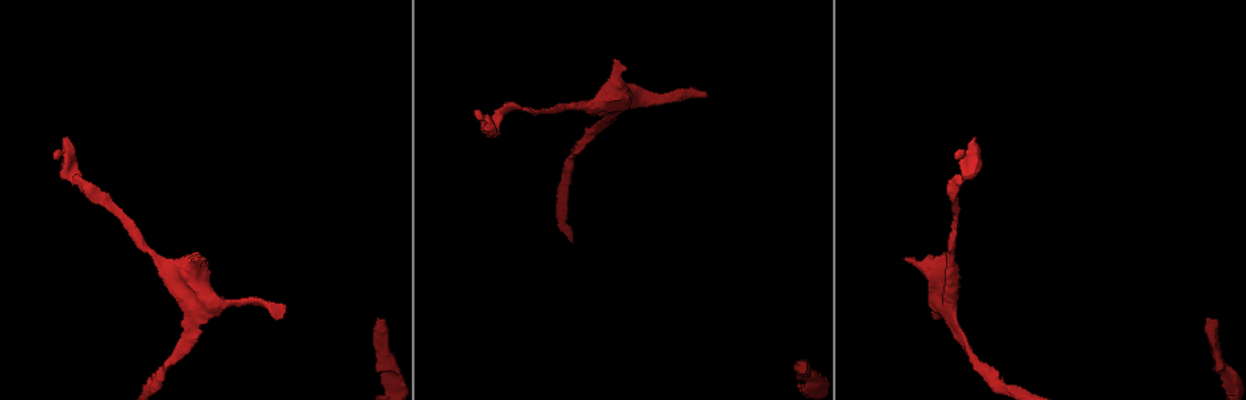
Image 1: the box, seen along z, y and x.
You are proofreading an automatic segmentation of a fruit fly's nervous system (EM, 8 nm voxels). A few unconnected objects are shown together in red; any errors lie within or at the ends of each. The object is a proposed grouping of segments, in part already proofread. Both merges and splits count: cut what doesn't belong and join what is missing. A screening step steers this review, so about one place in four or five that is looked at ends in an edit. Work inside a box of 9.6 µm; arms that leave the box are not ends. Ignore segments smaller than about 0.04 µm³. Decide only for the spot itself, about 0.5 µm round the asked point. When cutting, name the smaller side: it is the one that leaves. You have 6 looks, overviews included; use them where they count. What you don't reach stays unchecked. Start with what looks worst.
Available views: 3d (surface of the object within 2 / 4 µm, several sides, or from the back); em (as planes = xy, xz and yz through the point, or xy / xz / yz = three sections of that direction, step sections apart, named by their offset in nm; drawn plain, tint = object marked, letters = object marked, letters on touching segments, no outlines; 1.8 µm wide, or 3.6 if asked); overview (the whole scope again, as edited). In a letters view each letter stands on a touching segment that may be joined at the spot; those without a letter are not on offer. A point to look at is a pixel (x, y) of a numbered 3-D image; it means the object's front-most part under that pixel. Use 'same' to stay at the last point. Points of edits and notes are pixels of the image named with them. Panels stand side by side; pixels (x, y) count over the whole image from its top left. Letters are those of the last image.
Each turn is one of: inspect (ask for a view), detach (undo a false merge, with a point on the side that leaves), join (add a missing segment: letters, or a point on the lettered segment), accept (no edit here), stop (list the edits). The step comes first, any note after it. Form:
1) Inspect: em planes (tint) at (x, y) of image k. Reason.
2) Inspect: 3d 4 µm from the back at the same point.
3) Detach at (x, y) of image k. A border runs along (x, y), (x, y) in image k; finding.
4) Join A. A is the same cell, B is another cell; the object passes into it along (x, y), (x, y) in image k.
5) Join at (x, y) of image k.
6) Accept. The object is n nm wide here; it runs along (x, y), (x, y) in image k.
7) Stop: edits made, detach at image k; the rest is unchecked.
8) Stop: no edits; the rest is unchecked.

Inspect: 3d 2 µm at (378, 323) of image 1.

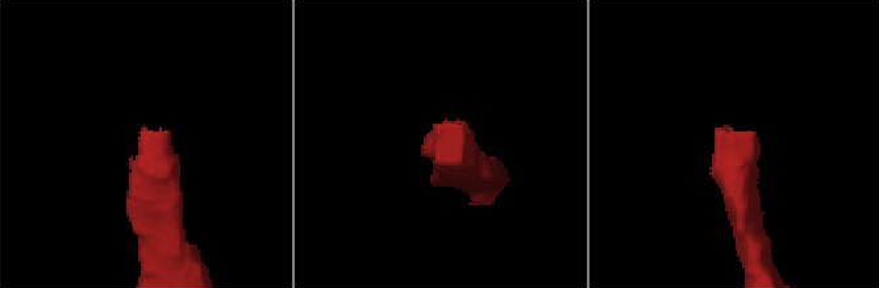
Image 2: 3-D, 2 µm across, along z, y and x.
Inspect: em planes (letters) at (433, 131) of image 2.

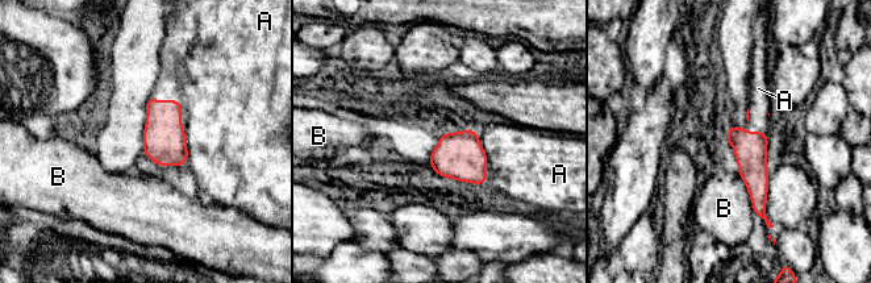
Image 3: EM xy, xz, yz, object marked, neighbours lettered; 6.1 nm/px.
Join A. The longest contact is with A, 460 nm; A is the same cell, B is another cell; it goes on there.

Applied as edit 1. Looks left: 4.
Inspect: 3d 4 µm from the back at (476, 111) of image 1. Free end.

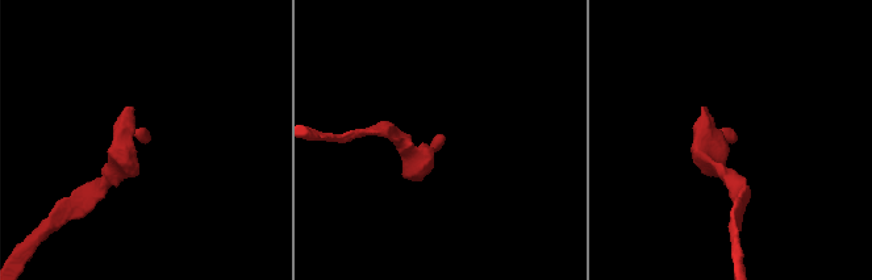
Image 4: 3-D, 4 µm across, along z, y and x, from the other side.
Inspect: em planes (letters) at (145, 141) of image 4.

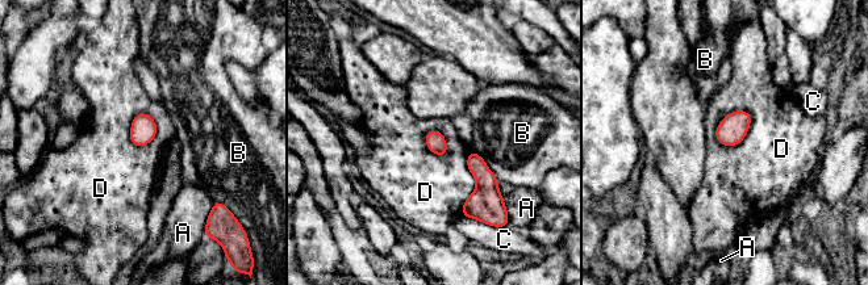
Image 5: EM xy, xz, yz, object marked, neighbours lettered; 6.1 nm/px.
Accept. A, B, C and D are other cells; a border runs along (751, 114), (731, 110), (716, 139) in image 5; none of them fits.

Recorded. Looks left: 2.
Stop: edits made, join at image 3; the rest is unchecked.

